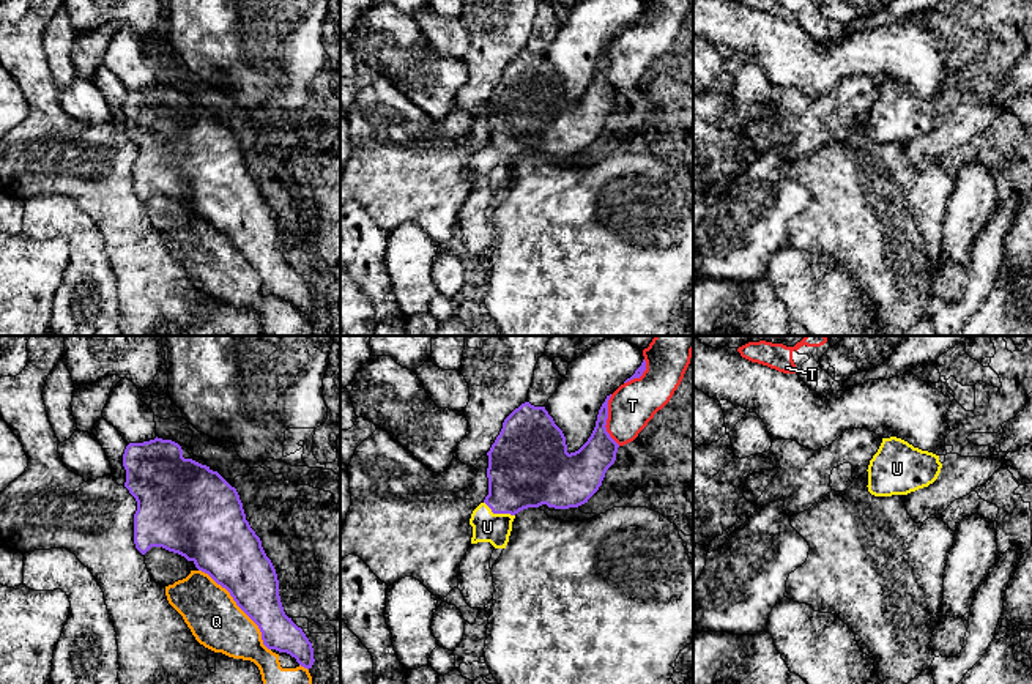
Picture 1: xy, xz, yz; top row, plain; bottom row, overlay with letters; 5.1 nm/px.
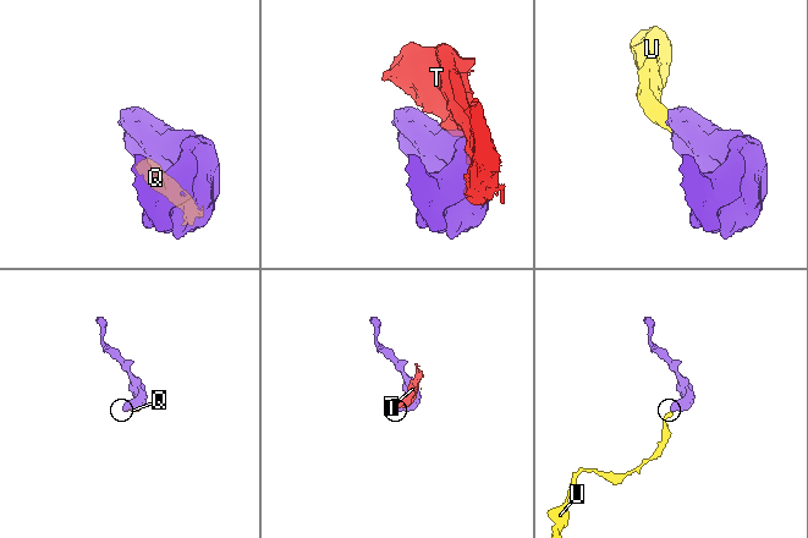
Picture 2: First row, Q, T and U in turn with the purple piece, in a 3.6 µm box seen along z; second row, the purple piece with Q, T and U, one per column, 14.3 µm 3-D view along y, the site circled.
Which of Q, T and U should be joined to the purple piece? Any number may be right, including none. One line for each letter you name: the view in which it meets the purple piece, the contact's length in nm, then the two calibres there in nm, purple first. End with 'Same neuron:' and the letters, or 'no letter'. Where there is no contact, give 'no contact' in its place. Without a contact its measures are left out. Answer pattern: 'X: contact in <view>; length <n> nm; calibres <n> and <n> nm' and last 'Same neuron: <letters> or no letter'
U: contact in xz; length 180 nm; calibres 380 and 160 nm
Same neuron: U

